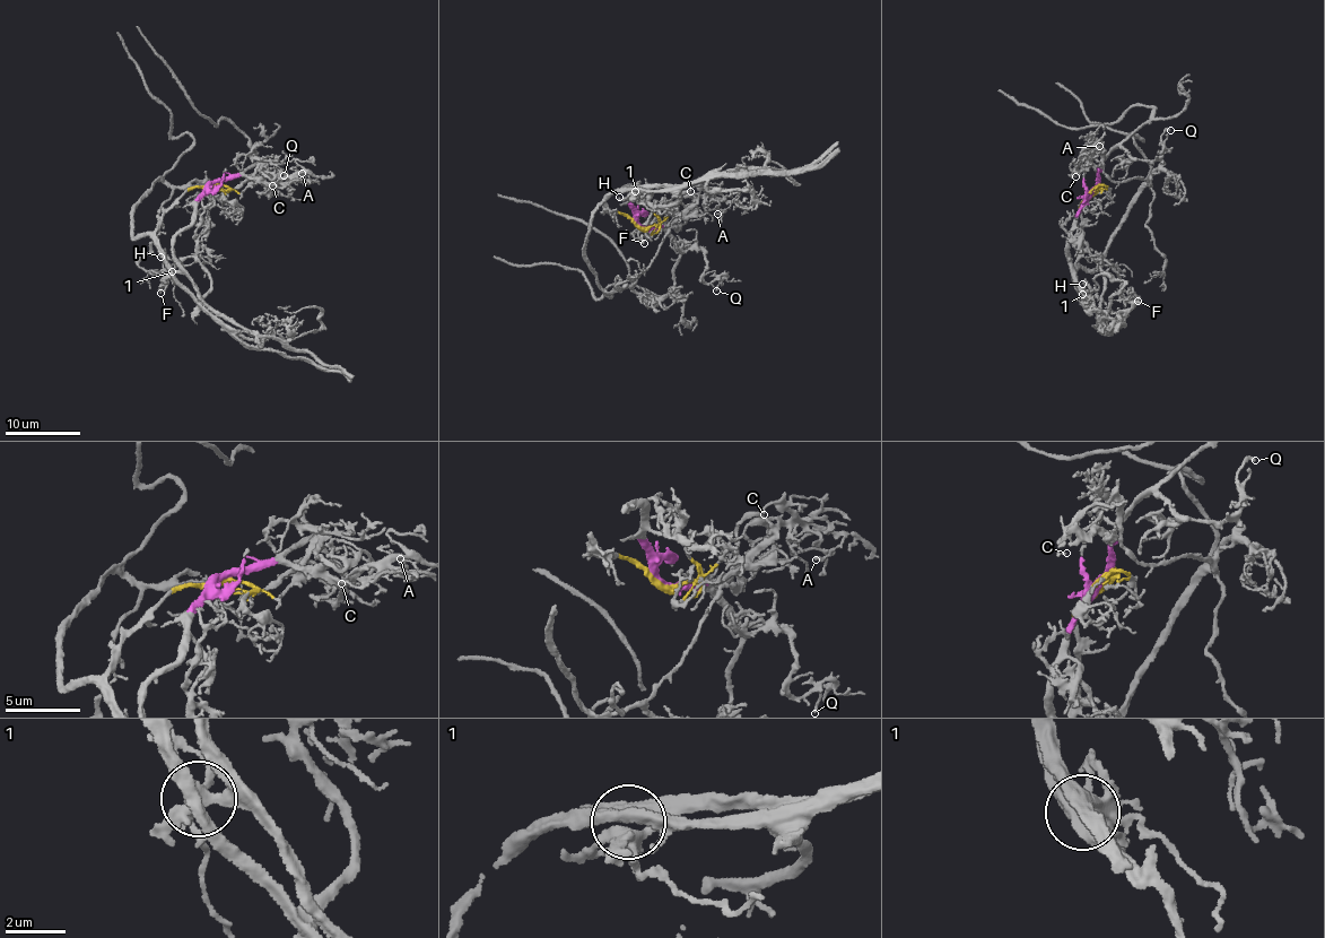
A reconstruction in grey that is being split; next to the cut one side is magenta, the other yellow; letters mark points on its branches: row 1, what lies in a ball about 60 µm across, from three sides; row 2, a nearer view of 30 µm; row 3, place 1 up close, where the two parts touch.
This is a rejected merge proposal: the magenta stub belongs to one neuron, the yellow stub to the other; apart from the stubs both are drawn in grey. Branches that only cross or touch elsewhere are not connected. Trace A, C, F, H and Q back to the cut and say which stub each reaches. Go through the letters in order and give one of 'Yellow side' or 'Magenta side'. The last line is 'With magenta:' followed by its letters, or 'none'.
A: Magenta side
C: Magenta side
F: Yellow side
H: Magenta side
Q: Magenta side
With magenta: A, C, H, Q

